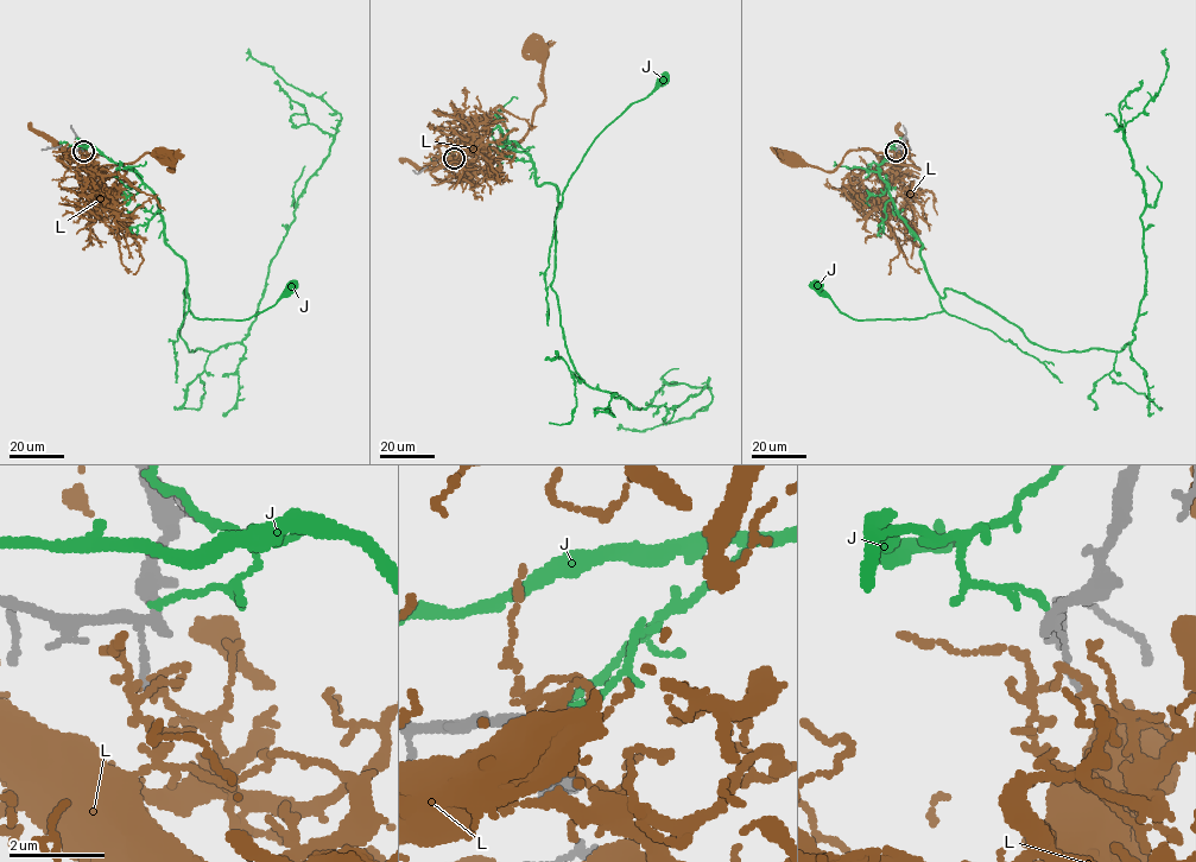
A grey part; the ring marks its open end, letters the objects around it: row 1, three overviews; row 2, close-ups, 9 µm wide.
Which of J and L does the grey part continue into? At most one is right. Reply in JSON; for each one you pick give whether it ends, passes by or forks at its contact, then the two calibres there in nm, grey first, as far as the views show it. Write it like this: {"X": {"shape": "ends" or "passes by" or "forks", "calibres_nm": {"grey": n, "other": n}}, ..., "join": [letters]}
{"join": []}

